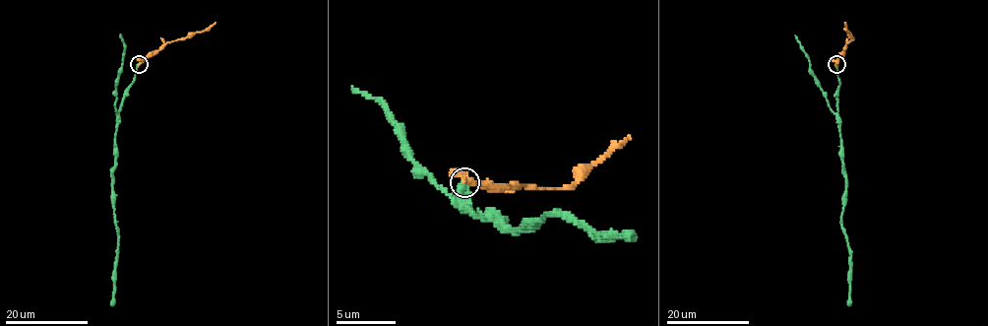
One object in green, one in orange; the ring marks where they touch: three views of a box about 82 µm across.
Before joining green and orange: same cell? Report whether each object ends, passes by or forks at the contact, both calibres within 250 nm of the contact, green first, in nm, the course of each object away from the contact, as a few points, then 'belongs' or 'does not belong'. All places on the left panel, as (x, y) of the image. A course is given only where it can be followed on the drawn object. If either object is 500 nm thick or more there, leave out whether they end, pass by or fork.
green ends | orange passes by | 240/320 nm | green via (139, 63), (124, 97), (116, 128), (113, 204), (118, 236), (111, 305) | orange via (139, 63), (167, 42), (203, 32), (216, 22) | belongs

